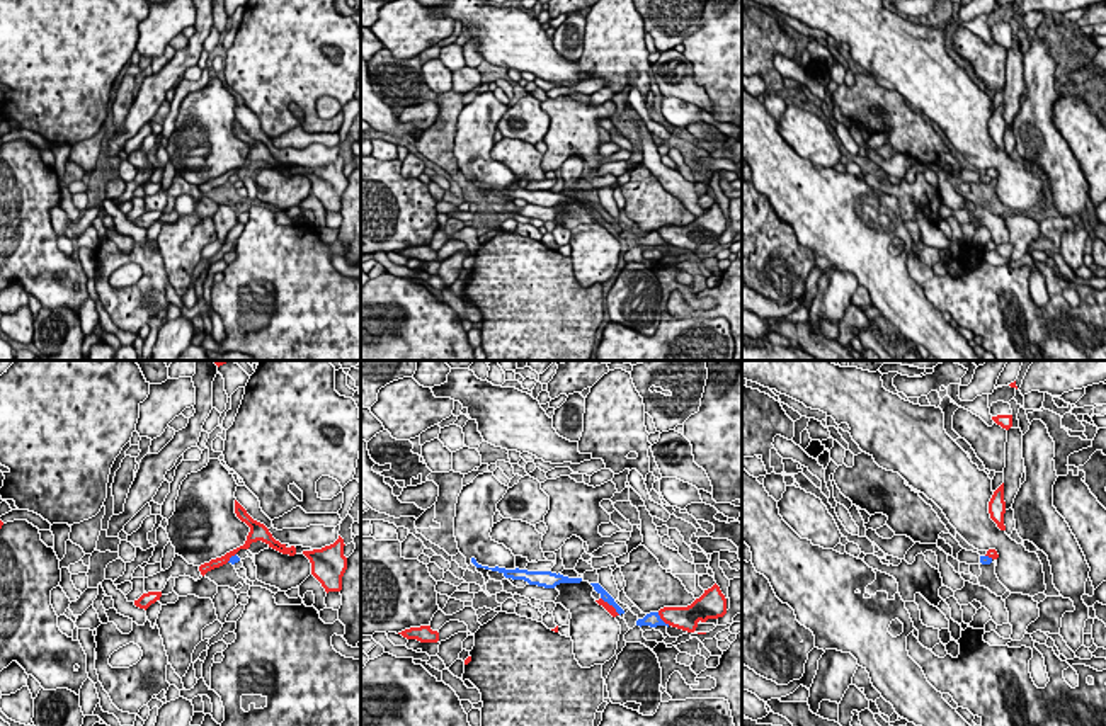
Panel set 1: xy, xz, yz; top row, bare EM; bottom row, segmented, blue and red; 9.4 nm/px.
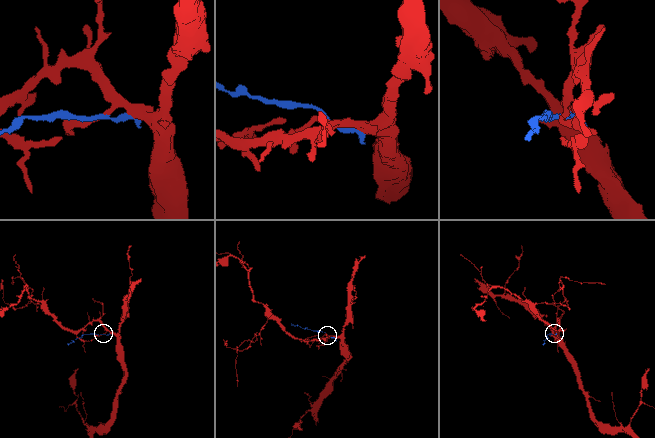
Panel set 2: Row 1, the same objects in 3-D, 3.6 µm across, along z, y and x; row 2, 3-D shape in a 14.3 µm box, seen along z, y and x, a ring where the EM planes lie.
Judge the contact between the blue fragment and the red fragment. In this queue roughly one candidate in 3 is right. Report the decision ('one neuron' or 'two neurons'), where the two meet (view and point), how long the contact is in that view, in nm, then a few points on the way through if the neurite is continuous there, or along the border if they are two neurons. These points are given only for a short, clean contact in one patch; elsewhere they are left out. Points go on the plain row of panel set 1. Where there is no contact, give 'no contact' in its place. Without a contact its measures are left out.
two neurons; meets blue in xz at (661, 238); contact 170 nm long

